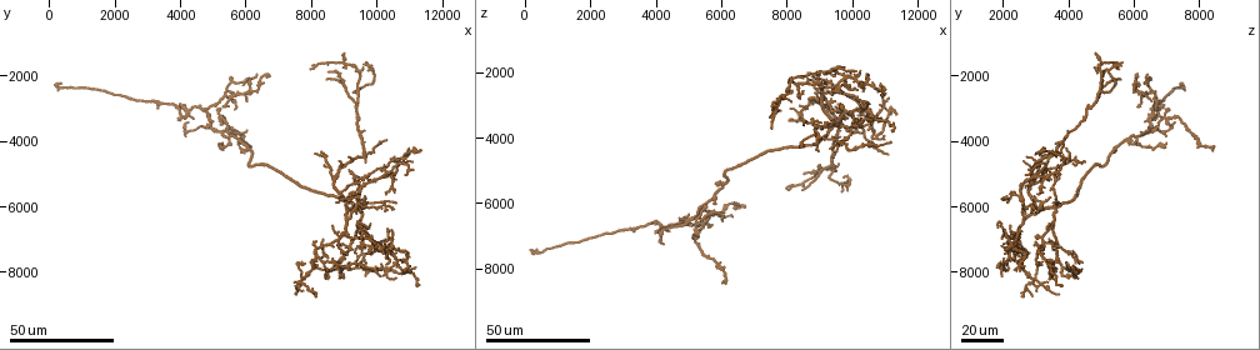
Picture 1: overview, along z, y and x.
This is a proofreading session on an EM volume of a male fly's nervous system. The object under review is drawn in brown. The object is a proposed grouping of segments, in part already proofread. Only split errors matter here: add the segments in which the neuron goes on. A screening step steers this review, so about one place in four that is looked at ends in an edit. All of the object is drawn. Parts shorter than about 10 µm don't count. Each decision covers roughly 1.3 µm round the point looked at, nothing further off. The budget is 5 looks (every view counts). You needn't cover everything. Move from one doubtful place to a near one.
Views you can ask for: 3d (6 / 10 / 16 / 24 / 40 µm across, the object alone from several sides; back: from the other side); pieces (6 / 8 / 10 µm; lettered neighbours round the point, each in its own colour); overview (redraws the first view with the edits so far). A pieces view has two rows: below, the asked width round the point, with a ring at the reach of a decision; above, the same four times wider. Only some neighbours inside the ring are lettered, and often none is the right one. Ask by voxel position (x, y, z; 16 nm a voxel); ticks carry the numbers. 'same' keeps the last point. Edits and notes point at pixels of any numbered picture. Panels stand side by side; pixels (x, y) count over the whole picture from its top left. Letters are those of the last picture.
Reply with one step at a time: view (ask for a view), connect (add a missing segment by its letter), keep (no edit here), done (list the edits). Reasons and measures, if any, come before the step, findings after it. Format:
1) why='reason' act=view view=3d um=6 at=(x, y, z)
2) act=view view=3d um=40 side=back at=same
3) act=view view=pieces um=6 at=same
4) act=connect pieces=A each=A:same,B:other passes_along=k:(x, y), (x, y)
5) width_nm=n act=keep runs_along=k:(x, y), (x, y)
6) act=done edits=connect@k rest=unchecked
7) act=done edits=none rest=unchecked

why='long arm stops here' act=view view=3d um=24 at=(10700, 5900, 3600)

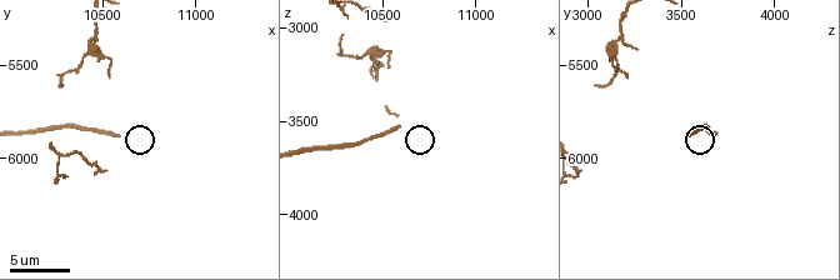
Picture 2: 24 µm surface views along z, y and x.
why='what lies round it' act=view view=pieces um=8 at=(10580, 5880, 3540)

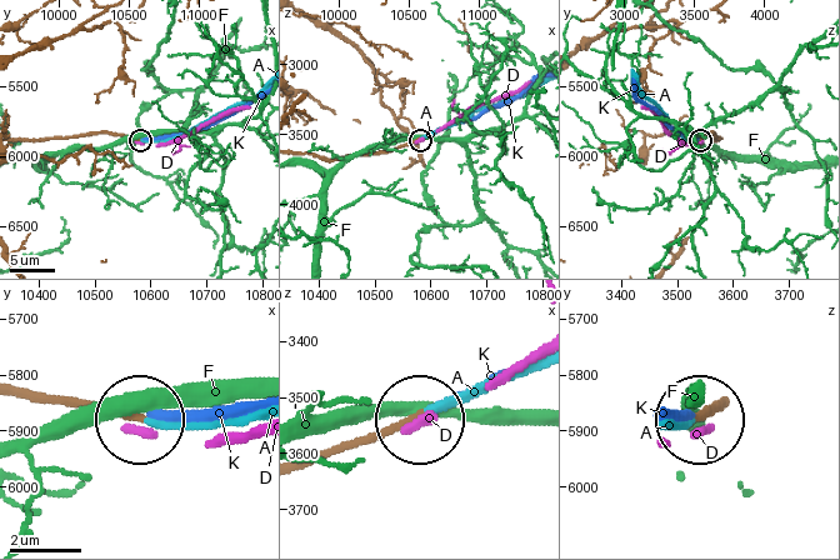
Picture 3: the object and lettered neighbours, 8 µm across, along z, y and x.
width_nm=220 act=connect pieces=A each=A:same,D:other,F:other,K:other found='it goes on there'

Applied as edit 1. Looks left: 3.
act=view view=overview

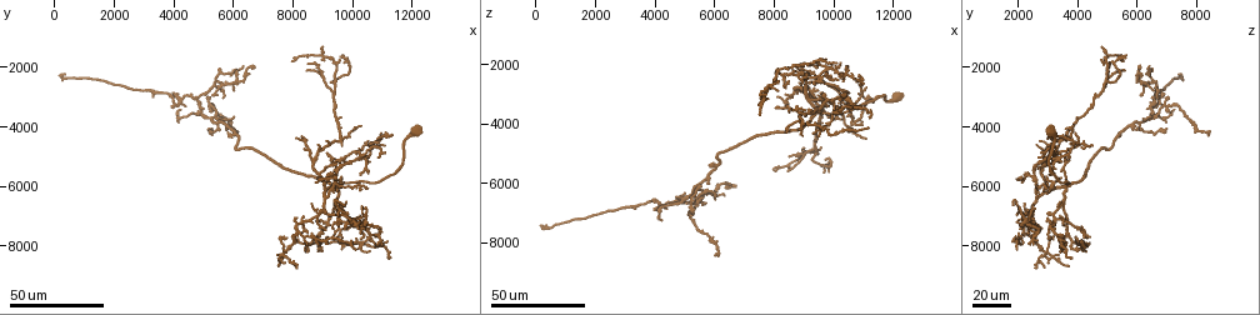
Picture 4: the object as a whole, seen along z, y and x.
why='an open end' act=view view=3d um=40 at=(10500, 6700, 2000)

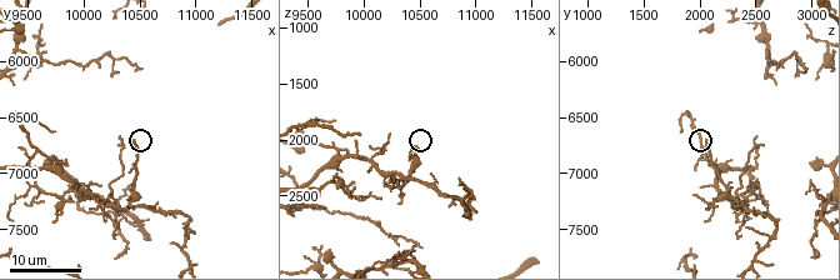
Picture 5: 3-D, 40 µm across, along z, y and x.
act=view view=pieces um=10 at=(10460, 6700, 2060)

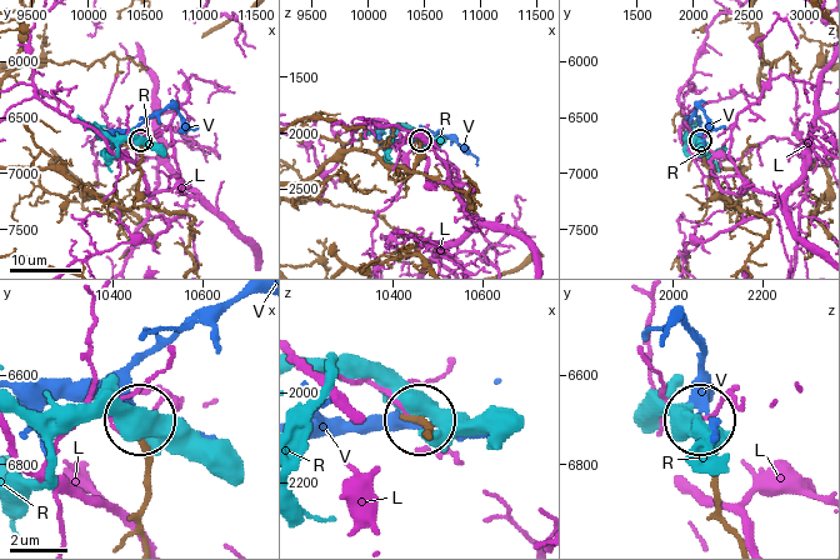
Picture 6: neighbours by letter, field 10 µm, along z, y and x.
act=keep each=L:other,R:other,V:other found='no lettered segment goes on from it'

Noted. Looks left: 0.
act=done edits=connect@3 rest=unchecked

